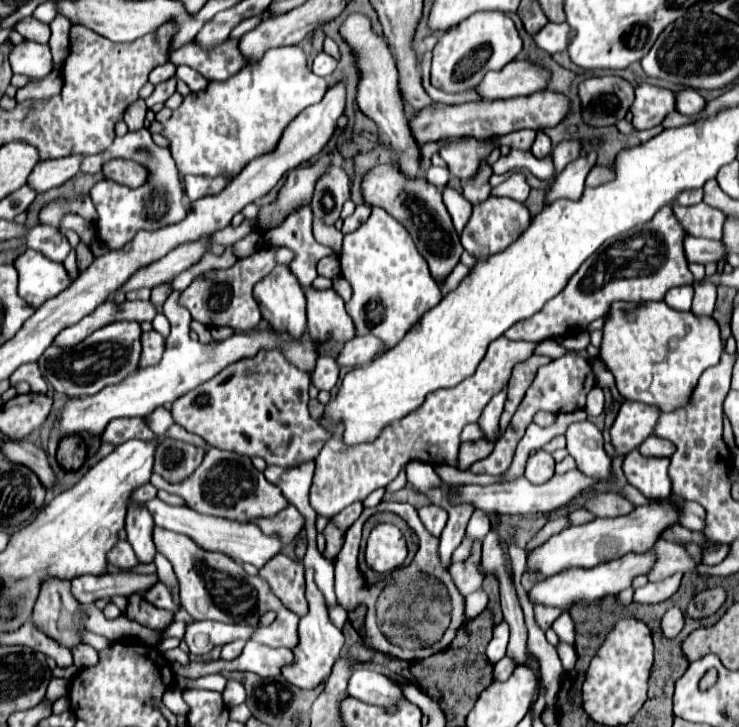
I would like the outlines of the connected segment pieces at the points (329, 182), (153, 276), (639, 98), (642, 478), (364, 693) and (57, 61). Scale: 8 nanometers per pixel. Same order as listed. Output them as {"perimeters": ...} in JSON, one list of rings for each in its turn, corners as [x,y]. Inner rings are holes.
{"perimeters":[[[[331,166],[331,170],[319,178],[311,202],[313,216],[323,220],[327,226],[333,226],[343,204],[349,200],[349,176],[341,166]]],[[[207,236],[197,242],[189,242],[185,246],[179,246],[173,252],[169,252],[167,256],[163,256],[161,260],[153,262],[151,266],[137,270],[133,274],[133,278],[121,288],[121,292],[129,292],[129,290],[137,290],[137,288],[153,288],[153,286],[159,286],[167,280],[173,280],[185,268],[199,262],[205,252],[209,252],[205,242],[207,242]]],[[[641,84],[635,88],[635,102],[631,104],[633,128],[649,130],[663,122],[665,114],[675,110],[675,94],[667,88]]],[[[637,450],[625,456],[623,472],[631,486],[641,490],[647,498],[665,498],[671,492],[671,480],[667,476],[669,458],[641,456]]],[[[357,668],[353,672],[347,690],[349,696],[371,706],[381,706],[383,710],[395,710],[403,698],[399,682],[367,668]]],[[[57,15],[51,22],[51,40],[49,48],[53,54],[53,68],[61,68],[69,54],[69,31],[72,24],[69,19],[62,15]]]]}

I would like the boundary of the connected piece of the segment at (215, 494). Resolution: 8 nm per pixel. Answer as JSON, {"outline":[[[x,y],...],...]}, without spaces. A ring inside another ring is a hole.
{"outline":[[[211,448],[205,460],[201,462],[201,466],[187,480],[179,484],[169,484],[159,474],[153,474],[151,484],[155,488],[181,496],[189,504],[189,508],[197,512],[205,512],[211,516],[223,516],[223,518],[237,520],[237,522],[247,522],[247,520],[255,520],[261,516],[269,518],[281,512],[285,506],[289,506],[289,502],[281,494],[281,488],[267,482],[263,472],[259,472],[251,464],[249,456],[241,456],[241,454],[219,450],[219,448]]]}

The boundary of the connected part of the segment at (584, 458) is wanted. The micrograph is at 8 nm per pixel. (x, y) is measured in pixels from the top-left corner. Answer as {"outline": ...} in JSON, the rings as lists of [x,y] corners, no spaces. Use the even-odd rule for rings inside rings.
{"outline":[[[575,422],[567,428],[567,452],[575,458],[577,468],[597,480],[611,480],[611,460],[603,450],[599,428],[589,422]]]}

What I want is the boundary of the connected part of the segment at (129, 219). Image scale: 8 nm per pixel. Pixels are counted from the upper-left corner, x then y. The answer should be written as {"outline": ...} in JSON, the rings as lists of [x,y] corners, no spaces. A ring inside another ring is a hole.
{"outline":[[[145,128],[139,132],[127,132],[121,138],[117,136],[109,150],[105,150],[97,156],[87,156],[85,162],[81,162],[81,172],[83,174],[101,172],[101,166],[113,158],[127,158],[127,160],[139,162],[141,166],[145,166],[149,170],[149,178],[143,186],[139,186],[135,190],[121,186],[117,182],[105,182],[105,180],[97,182],[91,188],[91,200],[99,214],[97,234],[107,246],[111,246],[111,250],[119,250],[121,246],[131,242],[139,230],[157,230],[157,228],[175,224],[185,218],[179,170],[171,158],[171,152],[165,148],[159,148]]]}

